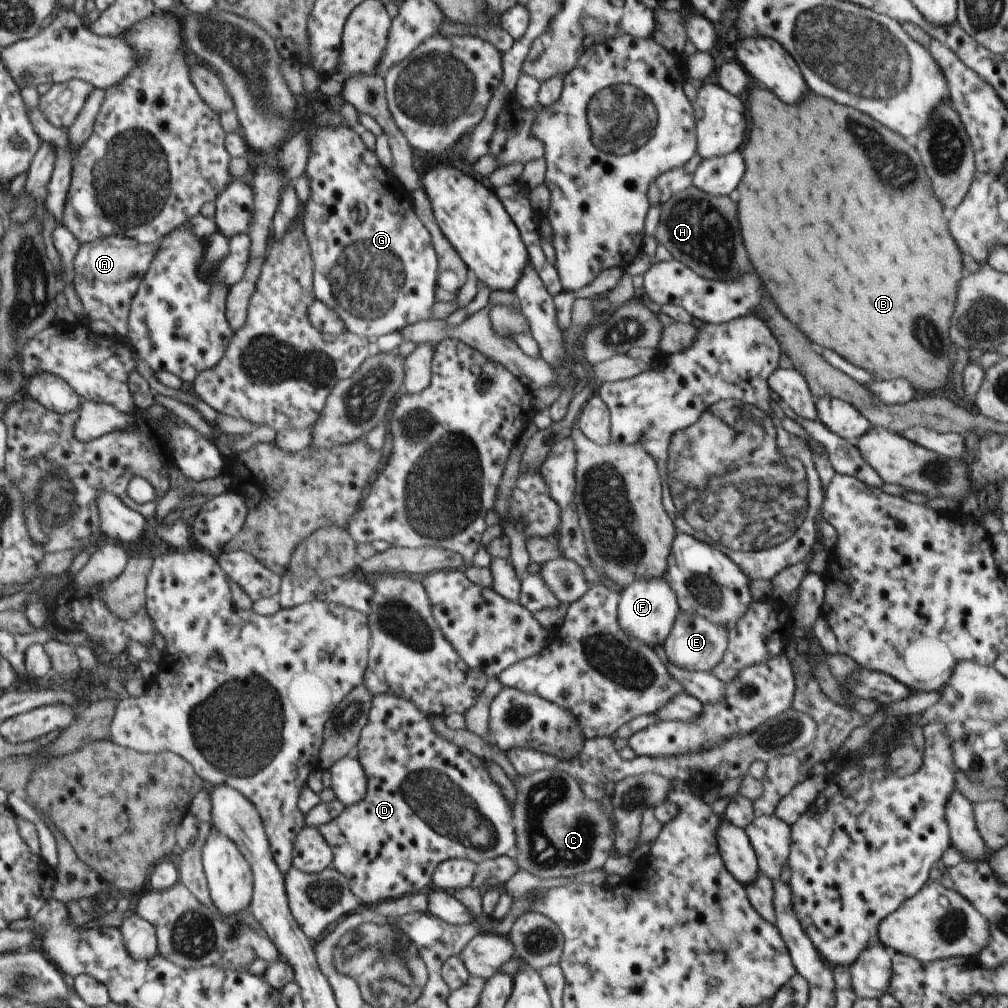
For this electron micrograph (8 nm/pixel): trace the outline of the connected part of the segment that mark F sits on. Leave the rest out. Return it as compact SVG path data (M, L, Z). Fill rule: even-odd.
M640 579L620 590L618 618L620 628L632 639L643 642L649 647L662 647L673 629L677 614L680 612L675 592L662 579Z

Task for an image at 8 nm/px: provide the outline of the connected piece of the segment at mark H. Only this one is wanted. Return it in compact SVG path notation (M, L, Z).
M694 185L672 195L661 205L661 215L654 238L663 244L677 261L683 262L696 274L713 281L735 281L740 274L752 272L746 248L742 244L740 224L736 216L736 204L726 196L714 196L697 189Z

